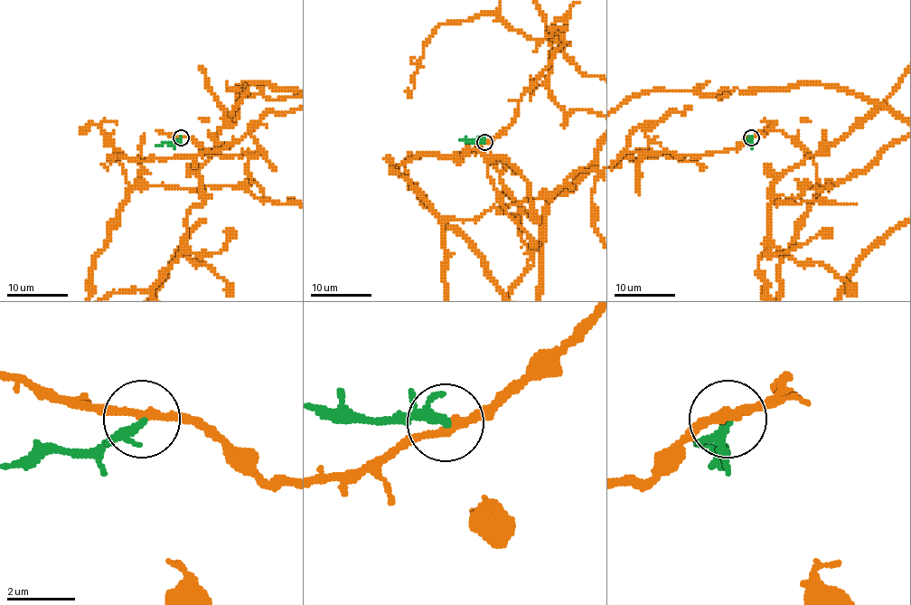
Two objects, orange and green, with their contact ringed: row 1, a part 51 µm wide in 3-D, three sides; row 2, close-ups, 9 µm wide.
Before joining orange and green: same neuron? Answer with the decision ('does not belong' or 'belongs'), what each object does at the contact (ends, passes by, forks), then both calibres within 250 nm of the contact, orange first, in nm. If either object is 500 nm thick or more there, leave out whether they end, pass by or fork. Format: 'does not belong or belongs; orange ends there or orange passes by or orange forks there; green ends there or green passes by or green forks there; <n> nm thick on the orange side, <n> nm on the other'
does not belong; orange passes by; green forks there; 240 nm thick on the orange side, 160 nm on the other

